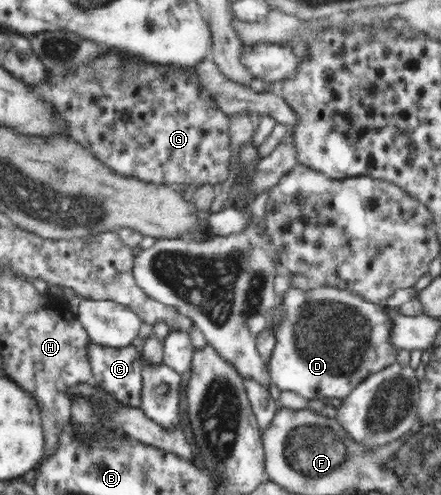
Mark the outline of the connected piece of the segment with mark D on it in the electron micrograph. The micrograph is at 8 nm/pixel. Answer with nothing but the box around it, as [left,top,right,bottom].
[268,285,402,402]

